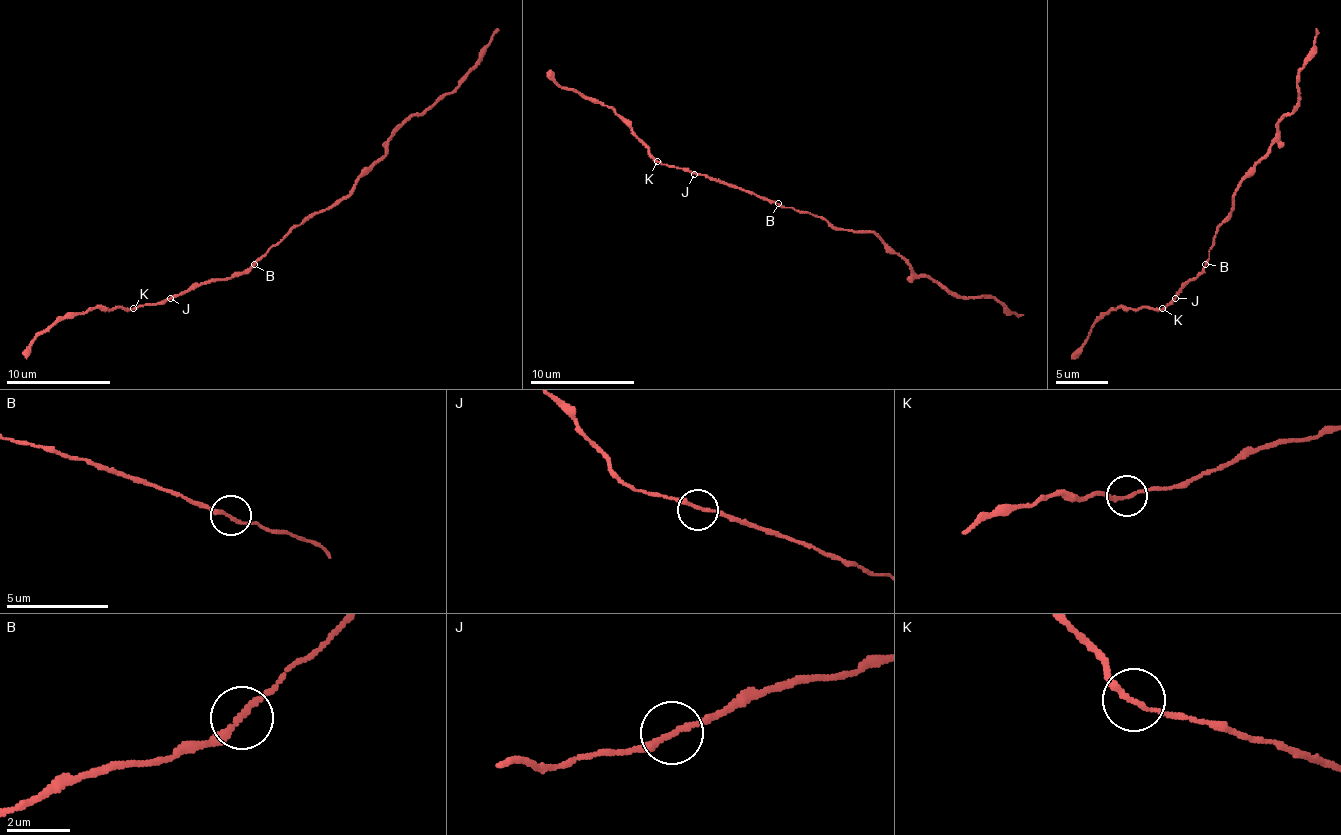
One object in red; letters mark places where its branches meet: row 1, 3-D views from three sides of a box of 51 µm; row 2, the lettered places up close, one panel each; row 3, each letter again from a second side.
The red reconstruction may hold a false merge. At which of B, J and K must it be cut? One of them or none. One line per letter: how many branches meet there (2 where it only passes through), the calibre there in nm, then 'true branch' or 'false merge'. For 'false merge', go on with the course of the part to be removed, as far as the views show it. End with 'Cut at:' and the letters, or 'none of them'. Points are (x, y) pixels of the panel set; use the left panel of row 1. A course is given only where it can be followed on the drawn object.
B: branches 2; calibre 180 nm; true branch
J: branches 2; calibre 180 nm; true branch
K: branches 2; calibre 170 nm; true branch
Cut at: none of them

